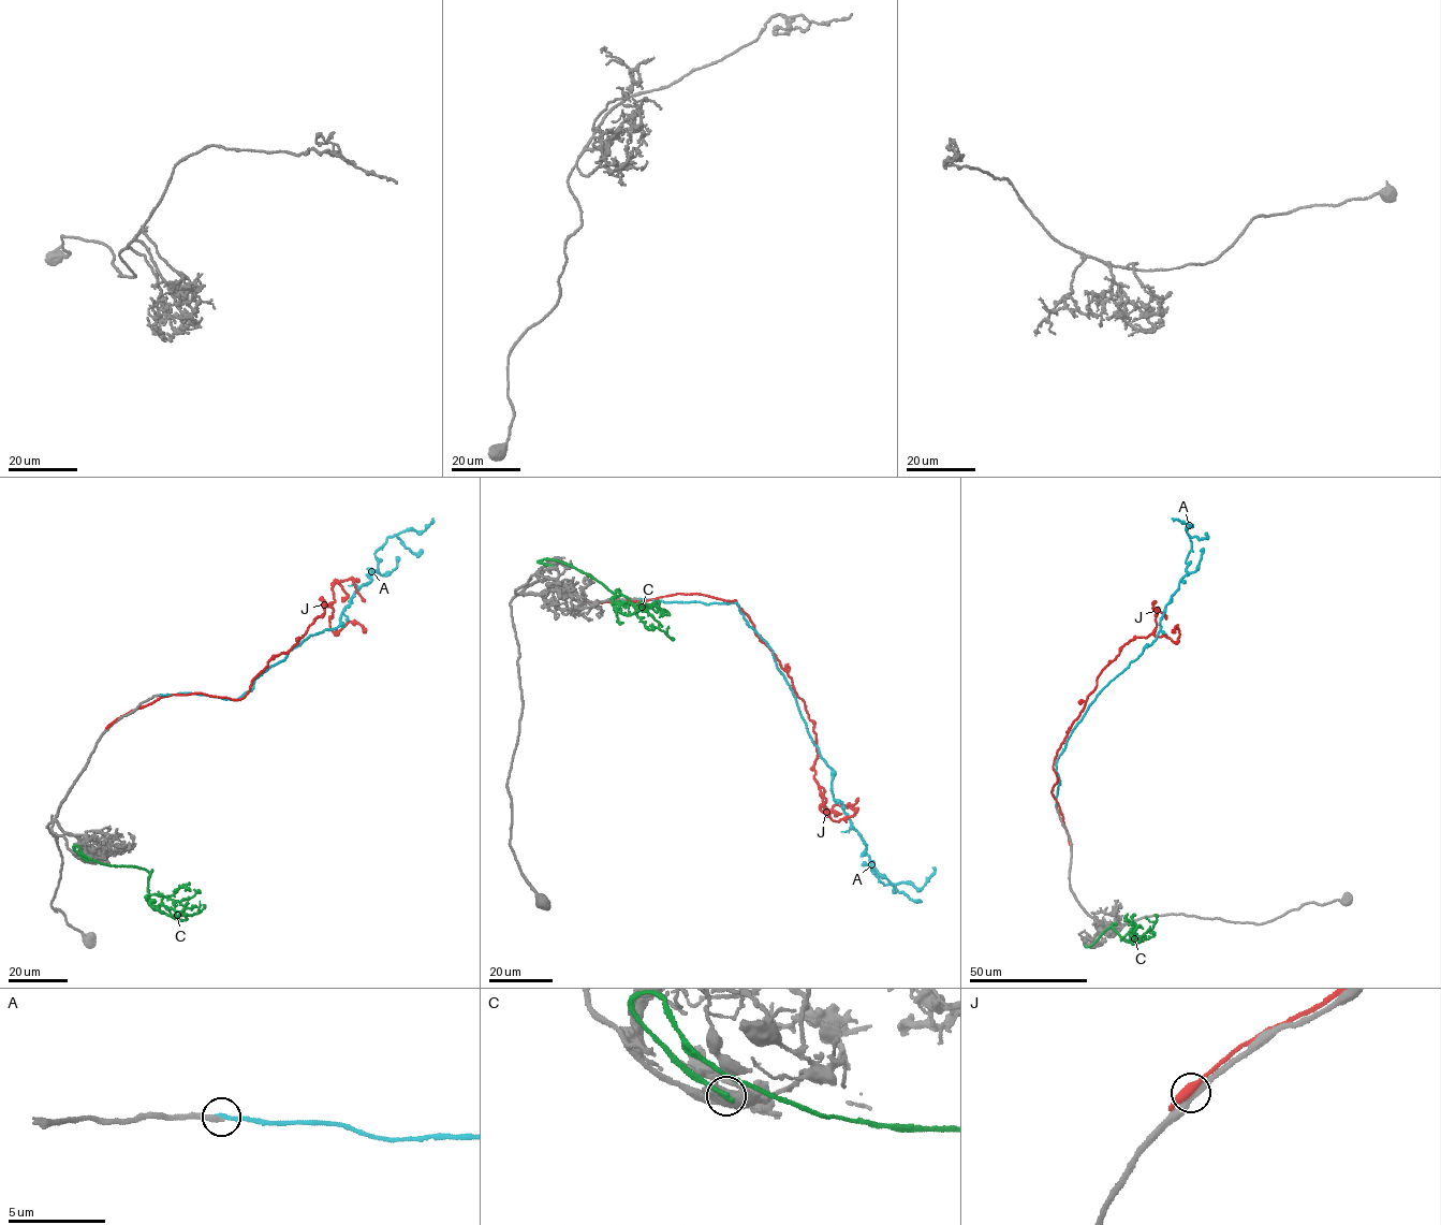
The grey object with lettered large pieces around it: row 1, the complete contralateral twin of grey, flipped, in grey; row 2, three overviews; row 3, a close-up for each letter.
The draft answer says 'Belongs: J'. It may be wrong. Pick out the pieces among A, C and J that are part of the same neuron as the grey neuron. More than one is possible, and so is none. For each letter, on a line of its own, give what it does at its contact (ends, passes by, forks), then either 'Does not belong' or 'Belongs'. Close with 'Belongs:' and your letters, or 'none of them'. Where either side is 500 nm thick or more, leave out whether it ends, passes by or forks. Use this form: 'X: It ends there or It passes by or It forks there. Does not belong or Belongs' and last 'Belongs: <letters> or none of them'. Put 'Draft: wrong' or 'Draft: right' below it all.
A: It ends there. Does not belong
C: It ends there. Does not belong
J: It passes by. Does not belong
Belongs: none of them
Draft: wrong

